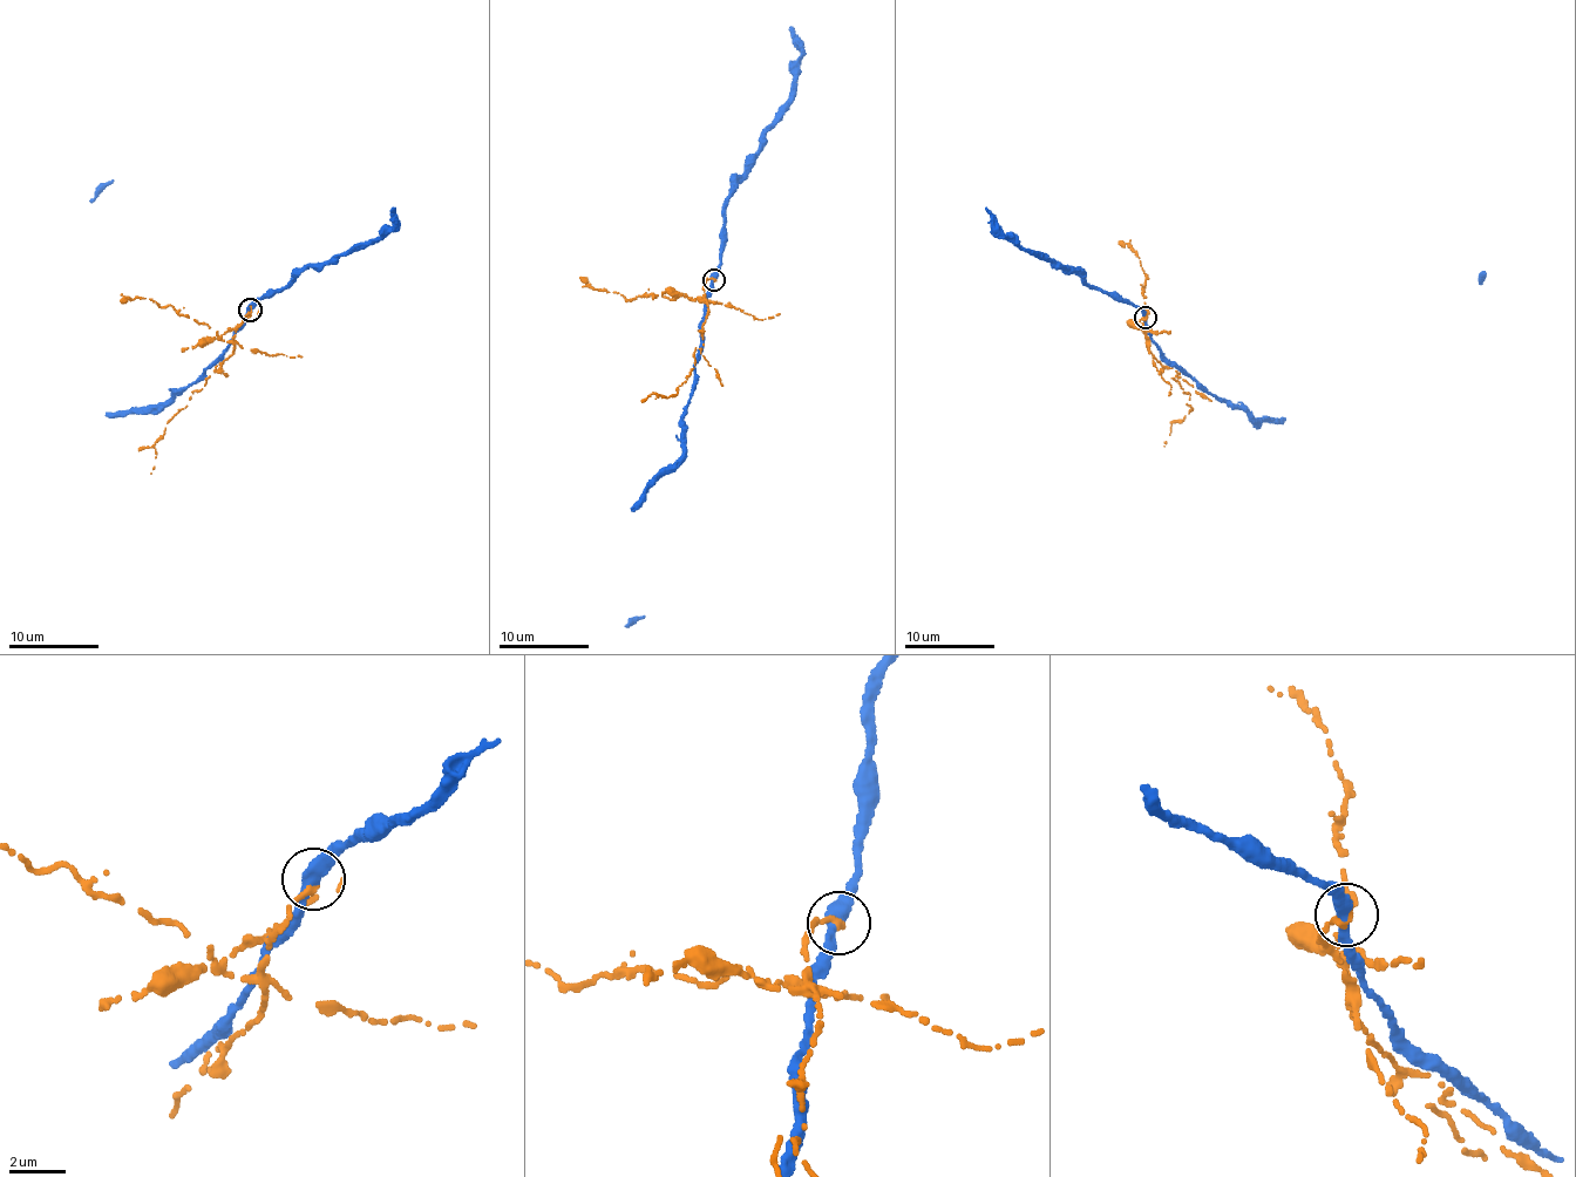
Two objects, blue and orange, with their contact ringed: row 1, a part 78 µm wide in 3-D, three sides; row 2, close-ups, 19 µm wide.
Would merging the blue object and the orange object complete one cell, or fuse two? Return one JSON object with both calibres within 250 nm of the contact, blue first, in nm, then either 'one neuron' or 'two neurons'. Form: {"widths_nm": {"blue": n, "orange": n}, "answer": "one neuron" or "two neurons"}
{"widths_nm": {"blue": 420, "orange": 240}, "answer": "two neurons"}

